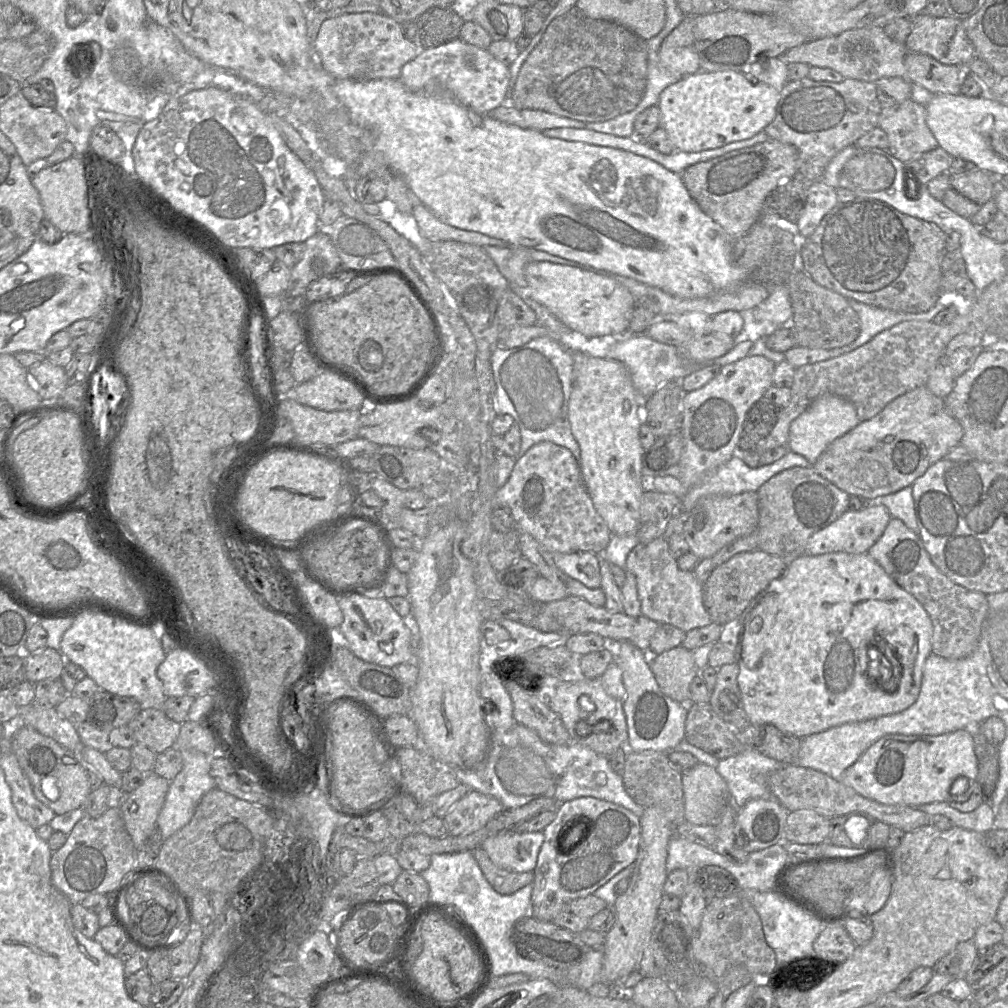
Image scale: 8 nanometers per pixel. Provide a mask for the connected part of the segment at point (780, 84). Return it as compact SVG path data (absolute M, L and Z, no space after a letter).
M780 57L759 59L750 64L743 74L750 82L763 82L779 92L788 82L787 64Z

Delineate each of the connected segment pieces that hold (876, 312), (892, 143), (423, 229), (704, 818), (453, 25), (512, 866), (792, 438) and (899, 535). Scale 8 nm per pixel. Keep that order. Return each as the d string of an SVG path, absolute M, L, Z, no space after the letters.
M847 299L860 319L860 334L849 345L835 348L833 358L851 352L870 341L878 333L889 329L902 321L909 321L915 313L896 312L871 306L854 299Z
M911 99L896 106L882 108L878 119L878 127L888 137L889 148L887 151L903 163L907 163L938 147L938 142L926 123L925 105L918 104Z
M418 203L413 207L411 214L413 215L413 217L417 222L420 234L424 238L428 239L429 241L453 240L453 241L463 242L463 243L472 244L480 247L486 245L509 247L509 248L522 247L522 246L512 246L510 243L506 241L493 238L475 231L467 231L467 230L459 229L449 224L446 224L441 220L439 220L428 208L426 208L421 203Z
M697 763L682 774L684 819L694 825L714 825L724 808L730 804L730 792L724 779L715 768Z
M432 7L415 21L418 47L433 48L460 38L464 20L451 7Z
M502 831L485 839L481 847L500 868L514 872L533 872L543 842L543 832Z
M822 394L791 423L787 449L802 455L812 465L830 443L859 423L856 408L850 401L833 394Z
M891 518L882 536L867 553L928 613L933 626L931 654L959 660L975 651L989 611L987 597L984 593L955 584L940 572L931 561L919 534L907 528L901 520Z

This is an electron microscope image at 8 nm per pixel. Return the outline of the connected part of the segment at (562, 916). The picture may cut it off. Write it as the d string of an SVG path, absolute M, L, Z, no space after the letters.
M593 895L573 900L566 904L552 922L573 933L579 934L587 929L593 916L608 907L608 904Z

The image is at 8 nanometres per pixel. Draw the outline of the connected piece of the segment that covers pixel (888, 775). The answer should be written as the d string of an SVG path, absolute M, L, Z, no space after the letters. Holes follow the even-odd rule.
M967 729L957 730L951 733L946 733L942 735L932 736L932 735L901 735L901 734L889 734L874 744L872 744L860 757L859 759L845 770L840 781L853 789L859 795L874 800L878 803L885 805L896 805L896 806L917 806L924 805L934 802L952 802L953 799L960 799L964 796L973 786L974 783L977 783L976 778L978 775L977 759L974 753L974 743L973 735ZM955 779L960 779L956 786L953 785Z

